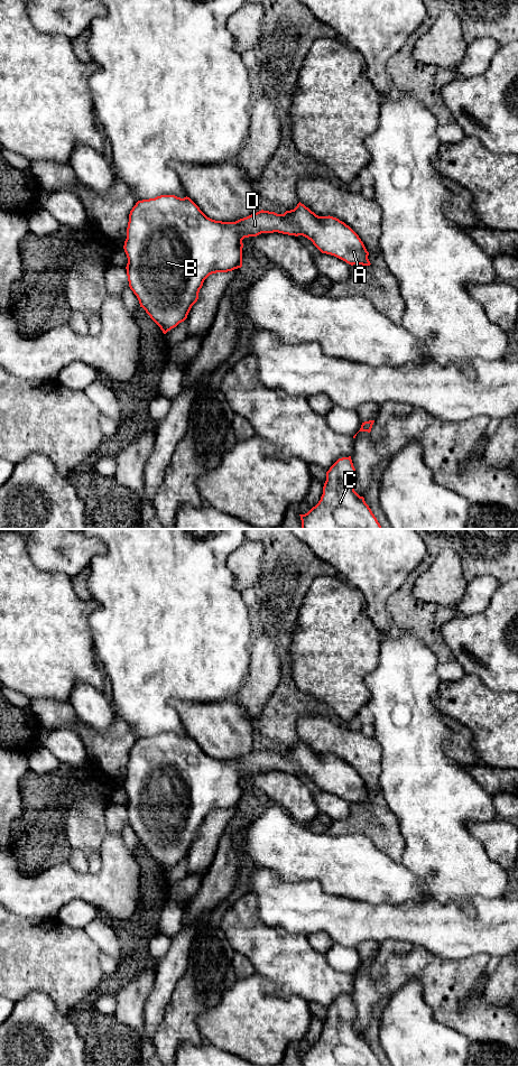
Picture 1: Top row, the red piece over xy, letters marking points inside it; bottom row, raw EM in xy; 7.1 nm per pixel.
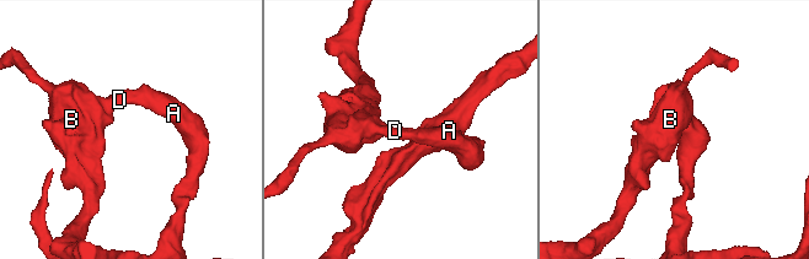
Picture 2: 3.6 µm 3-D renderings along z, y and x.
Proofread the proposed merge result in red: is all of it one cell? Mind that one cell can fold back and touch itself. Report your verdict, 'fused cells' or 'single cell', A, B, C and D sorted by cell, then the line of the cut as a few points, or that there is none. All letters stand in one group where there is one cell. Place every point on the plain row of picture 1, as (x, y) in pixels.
single cell; groups A B C D; cut none

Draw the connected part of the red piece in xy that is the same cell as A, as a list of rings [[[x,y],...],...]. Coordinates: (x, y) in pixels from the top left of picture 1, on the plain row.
[[[160,733],[138,739],[130,749],[123,783],[128,796],[129,825],[140,845],[166,872],[187,856],[210,813],[242,805],[244,776],[274,770],[303,773],[322,791],[334,794],[351,804],[371,802],[363,780],[349,763],[330,753],[318,754],[300,740],[284,752],[261,748],[235,760],[222,760],[207,755],[187,734]]]

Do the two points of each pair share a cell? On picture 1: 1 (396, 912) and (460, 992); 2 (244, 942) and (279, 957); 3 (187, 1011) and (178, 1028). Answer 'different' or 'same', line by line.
1: different
2: same
3: same

